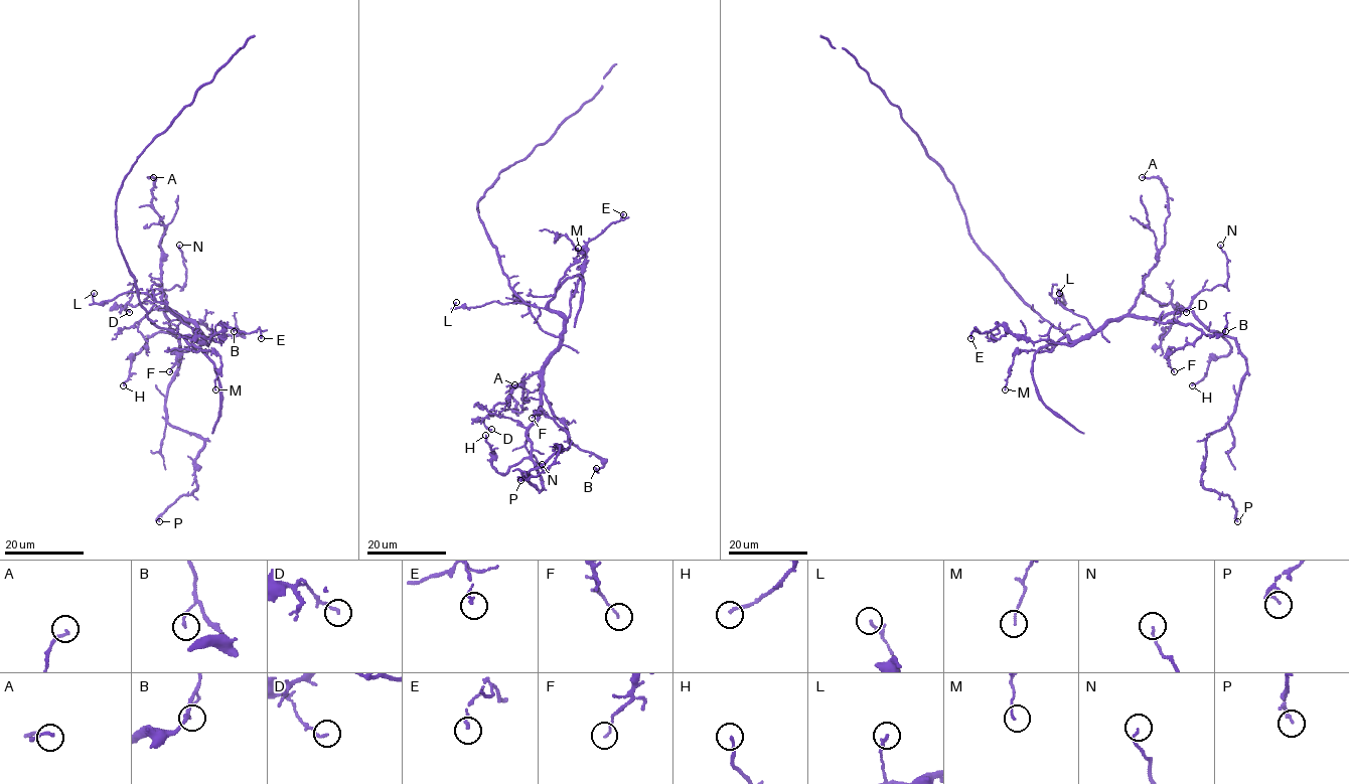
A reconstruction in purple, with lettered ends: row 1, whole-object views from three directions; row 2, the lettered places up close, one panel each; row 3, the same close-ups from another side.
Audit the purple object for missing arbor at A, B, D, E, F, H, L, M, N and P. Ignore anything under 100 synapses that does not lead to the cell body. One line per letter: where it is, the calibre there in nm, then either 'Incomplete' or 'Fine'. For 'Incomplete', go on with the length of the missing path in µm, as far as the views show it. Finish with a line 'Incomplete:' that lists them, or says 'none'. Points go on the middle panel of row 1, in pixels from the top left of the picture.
A: Place: (514, 384). Thickness 130 nm. Fine
B: Place: (596, 468). Thickness 140 nm. Fine
D: Place: (491, 429). Thickness 130 nm. Fine
E: Place: (623, 214). Thickness 150 nm. Fine
F: Place: (532, 418). Thickness 120 nm. Fine
H: Place: (485, 435). Thickness 160 nm. Fine
L: Place: (456, 302). Thickness 100 nm. Fine
M: Place: (578, 248). Thickness 90 nm. Fine
N: Place: (542, 464). Thickness 100 nm. Fine
P: Place: (520, 480). Thickness 100 nm. Fine
Incomplete: none

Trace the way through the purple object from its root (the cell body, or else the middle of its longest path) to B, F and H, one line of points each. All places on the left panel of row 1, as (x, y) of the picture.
B: (191, 336), (202, 341), (199, 329), (180, 316), (205, 323), (218, 335), (242, 333), (236, 326), (234, 331)
F: (191, 336), (202, 341), (199, 329), (180, 316), (205, 323), (213, 334), (206, 343), (183, 351), (169, 371)
H: (191, 336), (202, 341), (190, 320), (164, 310), (168, 329), (151, 335), (130, 357), (123, 385)

